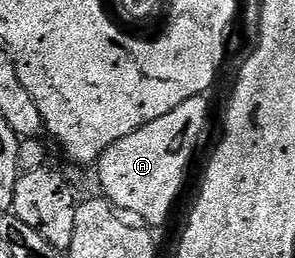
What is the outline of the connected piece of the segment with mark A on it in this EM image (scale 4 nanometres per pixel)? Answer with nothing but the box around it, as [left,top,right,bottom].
[97,96,207,226]

